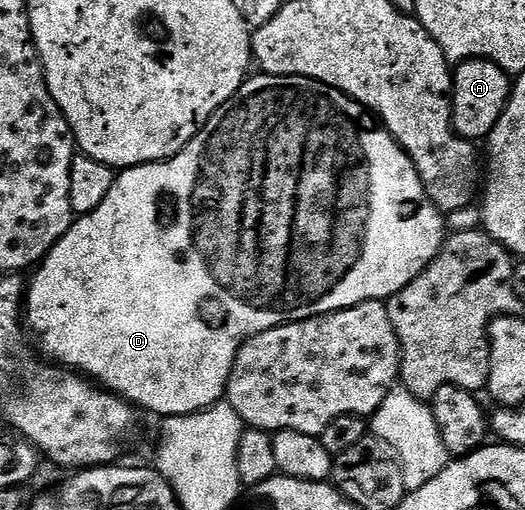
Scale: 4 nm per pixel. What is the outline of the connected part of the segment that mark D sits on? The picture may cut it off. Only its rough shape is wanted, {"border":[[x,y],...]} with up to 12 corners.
{"border":[[250,75],[36,265],[42,357],[157,418],[447,229],[368,108]]}

